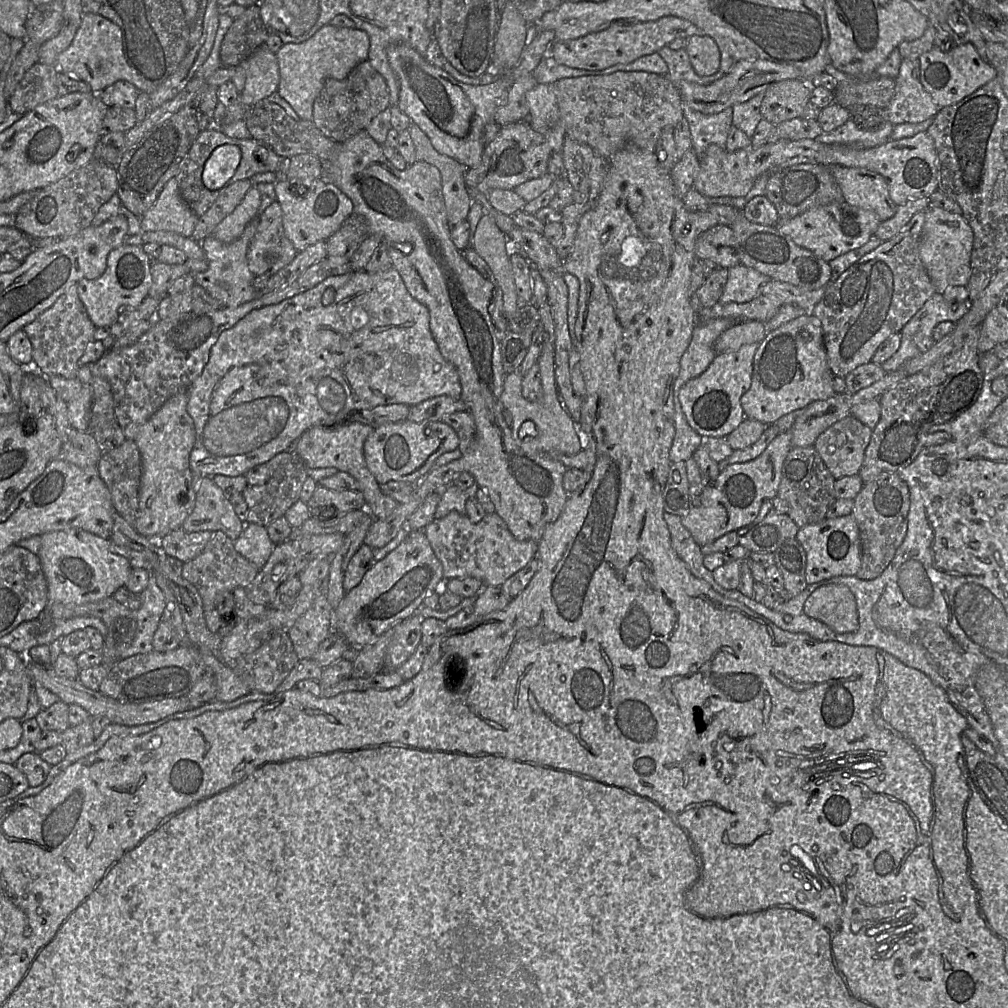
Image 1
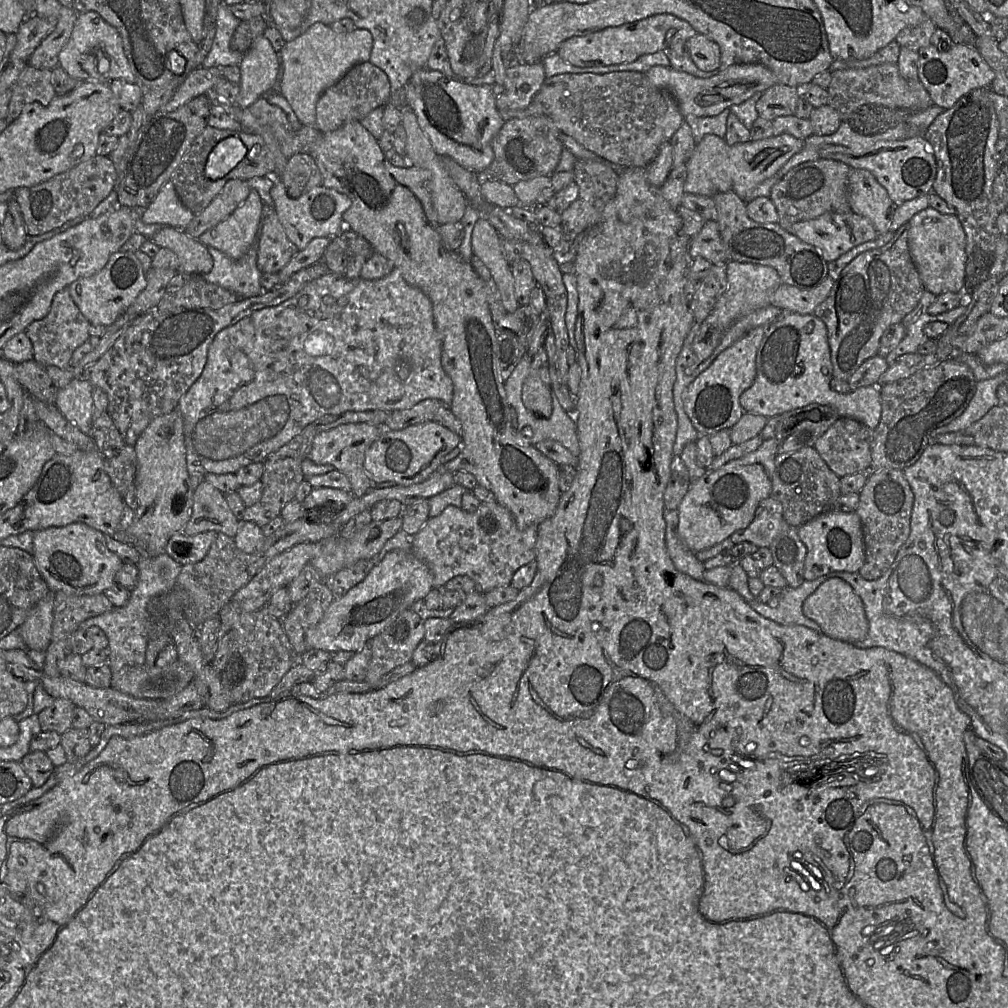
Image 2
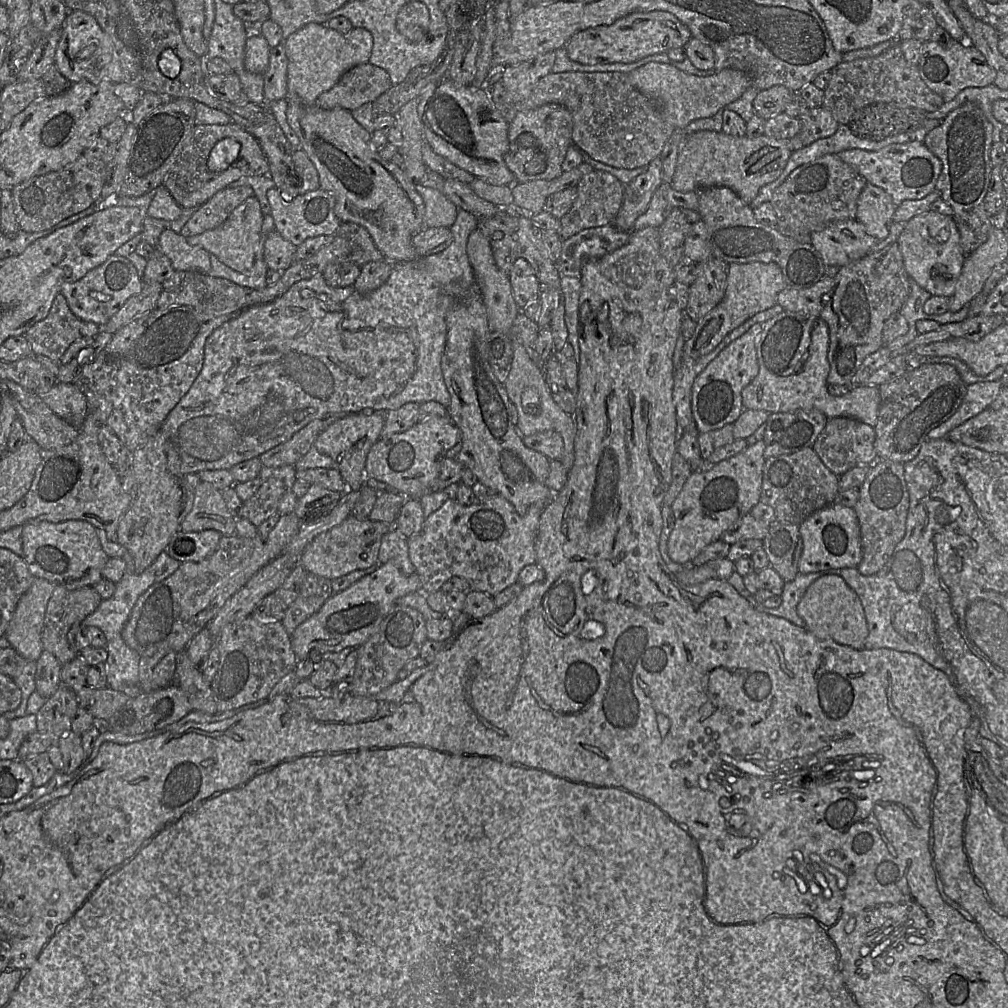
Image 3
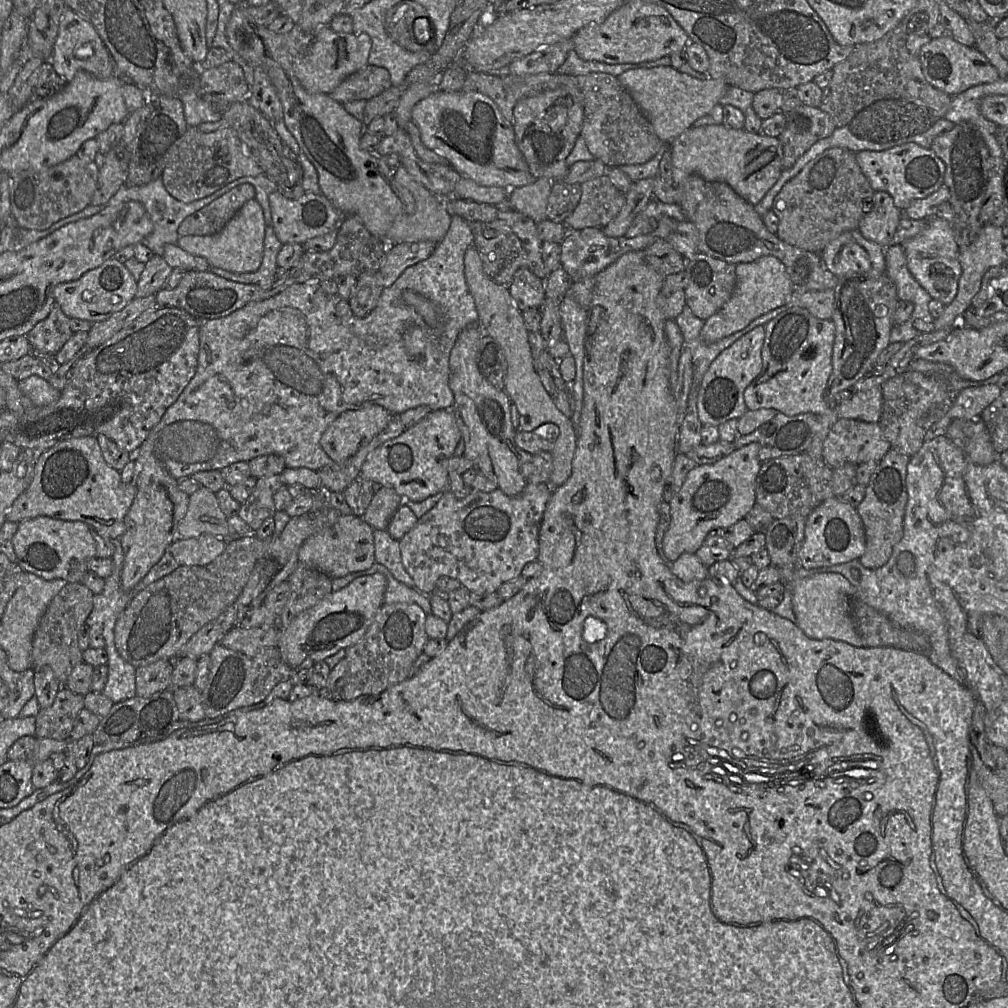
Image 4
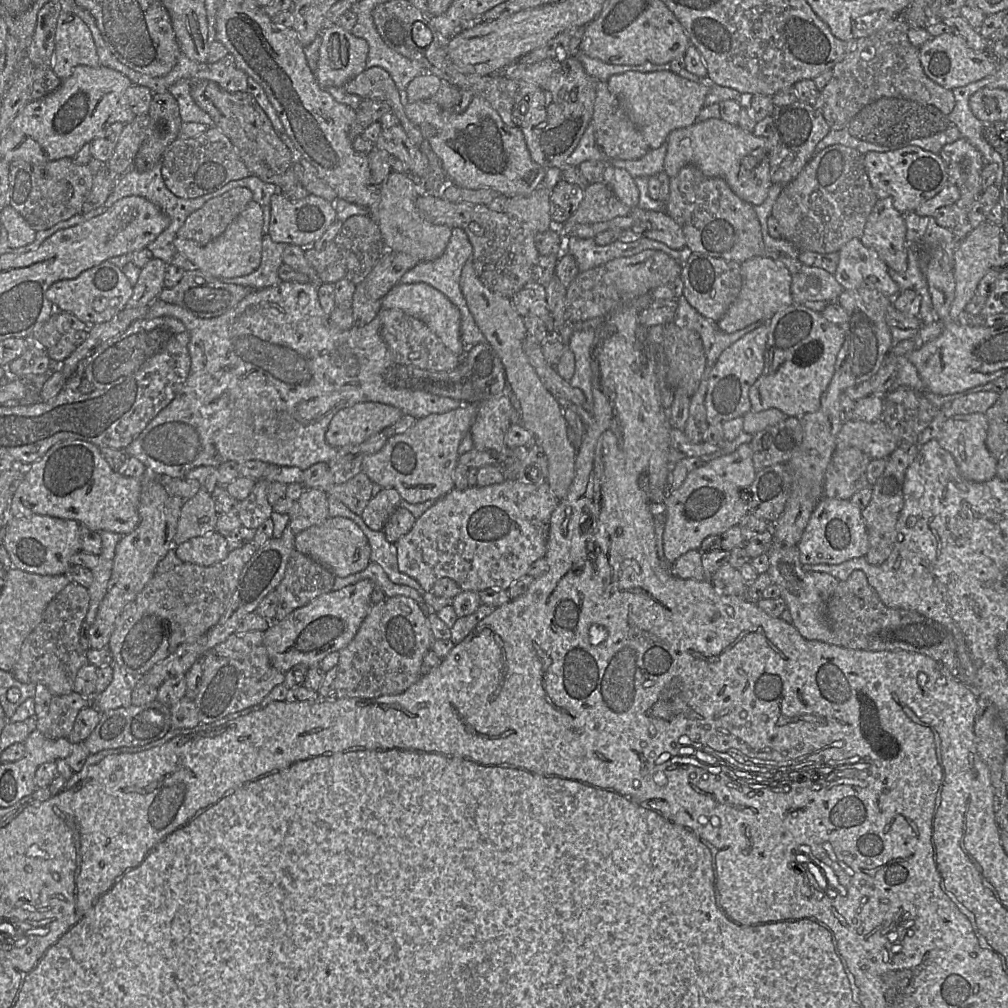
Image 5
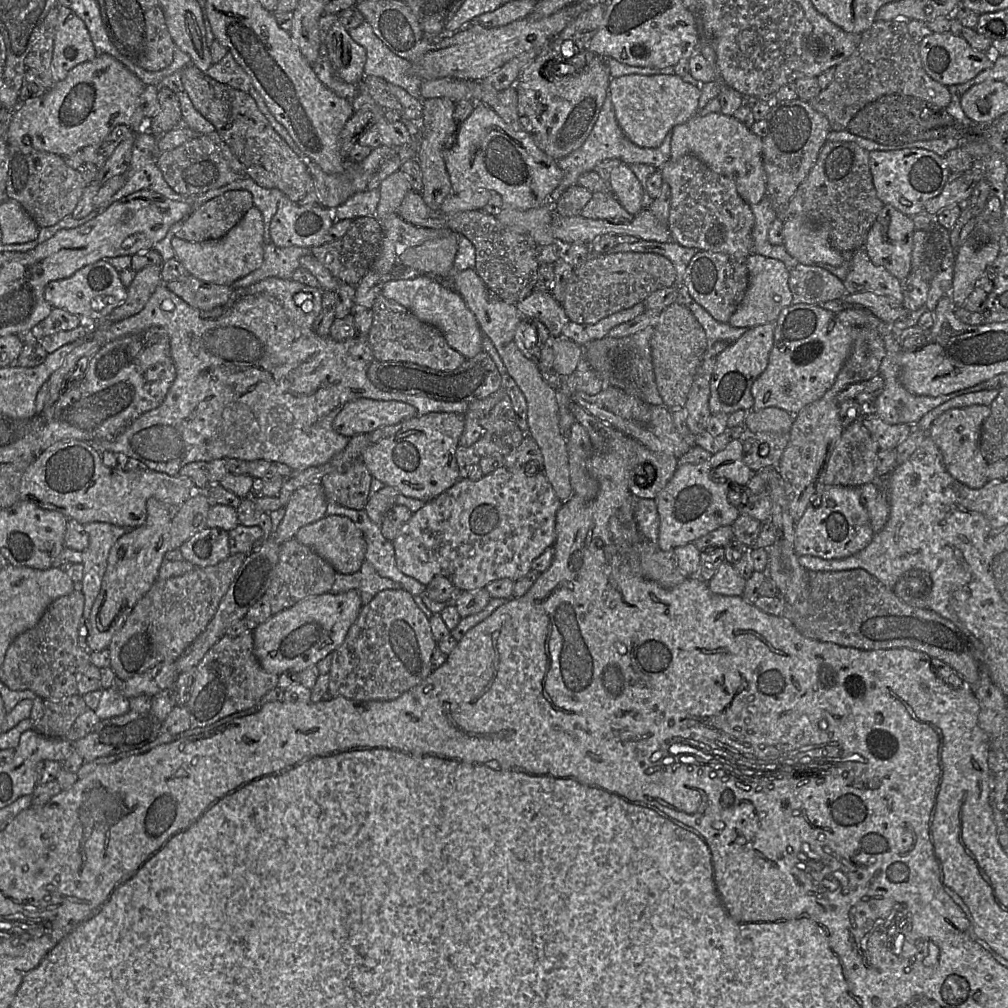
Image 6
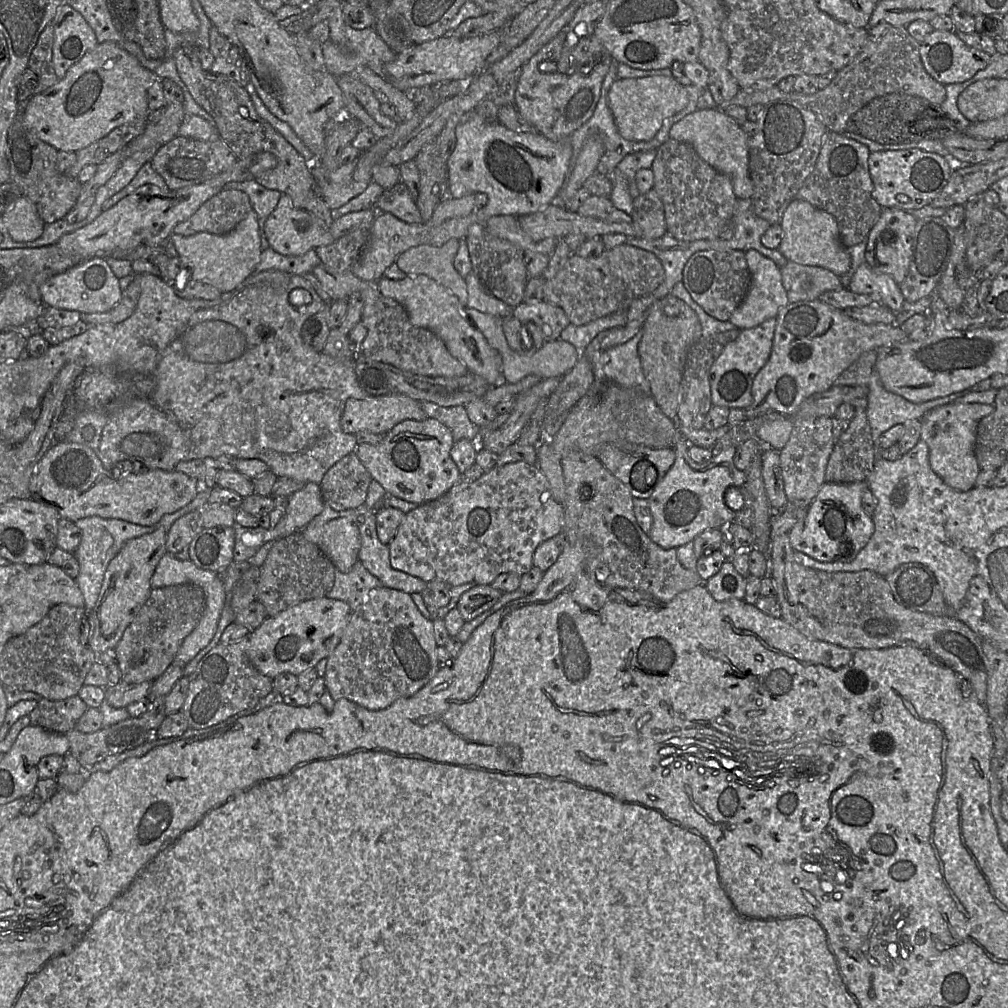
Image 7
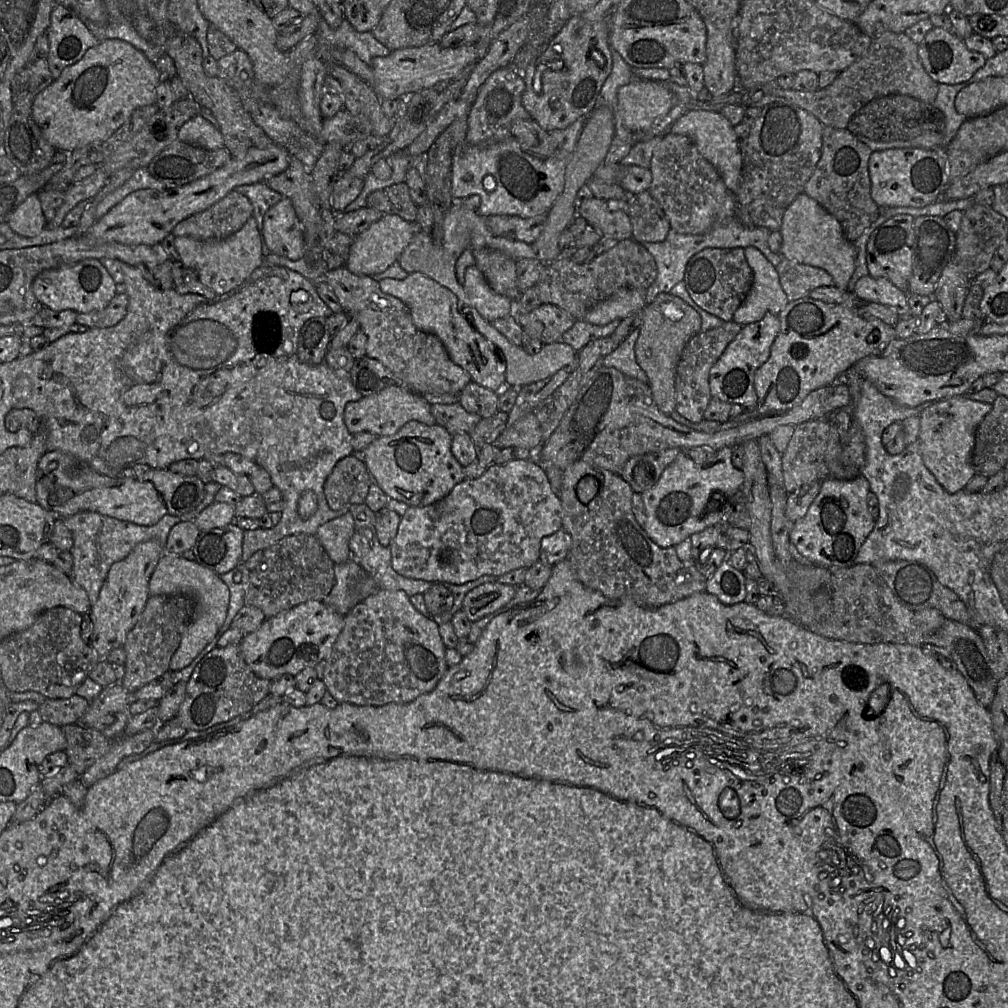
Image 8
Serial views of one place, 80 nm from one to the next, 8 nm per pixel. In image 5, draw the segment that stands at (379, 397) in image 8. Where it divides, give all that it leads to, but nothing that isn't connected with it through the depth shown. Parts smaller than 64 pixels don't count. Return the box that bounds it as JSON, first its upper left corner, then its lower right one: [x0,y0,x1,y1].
[325,403,403,449]

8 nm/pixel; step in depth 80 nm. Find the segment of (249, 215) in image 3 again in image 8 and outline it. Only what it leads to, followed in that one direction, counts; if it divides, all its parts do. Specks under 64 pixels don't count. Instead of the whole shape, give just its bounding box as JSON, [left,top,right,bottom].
[174,216,264,295]

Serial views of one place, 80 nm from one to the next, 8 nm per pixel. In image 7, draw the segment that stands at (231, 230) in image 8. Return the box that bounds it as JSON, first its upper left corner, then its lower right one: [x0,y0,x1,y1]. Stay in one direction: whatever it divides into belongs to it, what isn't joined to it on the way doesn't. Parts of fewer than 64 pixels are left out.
[173,190,252,236]

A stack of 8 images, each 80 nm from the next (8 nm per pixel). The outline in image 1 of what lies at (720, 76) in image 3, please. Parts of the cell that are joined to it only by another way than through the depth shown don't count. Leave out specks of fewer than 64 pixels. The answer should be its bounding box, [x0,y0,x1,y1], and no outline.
[673,59,801,114]

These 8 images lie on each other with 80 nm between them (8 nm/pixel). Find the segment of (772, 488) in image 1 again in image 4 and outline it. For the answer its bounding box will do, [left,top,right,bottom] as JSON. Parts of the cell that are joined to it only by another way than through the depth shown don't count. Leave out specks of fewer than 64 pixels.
[662,442,762,562]

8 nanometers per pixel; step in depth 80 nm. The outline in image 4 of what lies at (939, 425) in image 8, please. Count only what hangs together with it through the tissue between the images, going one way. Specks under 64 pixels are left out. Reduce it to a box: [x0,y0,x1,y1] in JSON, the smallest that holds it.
[945,415,999,466]

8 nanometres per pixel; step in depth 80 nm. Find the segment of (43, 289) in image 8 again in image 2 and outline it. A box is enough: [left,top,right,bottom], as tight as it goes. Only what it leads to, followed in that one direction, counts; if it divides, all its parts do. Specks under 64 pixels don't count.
[68,251,147,325]

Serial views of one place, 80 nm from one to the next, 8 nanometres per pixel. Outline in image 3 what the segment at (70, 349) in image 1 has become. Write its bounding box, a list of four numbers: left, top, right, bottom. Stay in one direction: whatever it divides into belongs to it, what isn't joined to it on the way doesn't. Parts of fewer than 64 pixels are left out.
[25,292,82,363]

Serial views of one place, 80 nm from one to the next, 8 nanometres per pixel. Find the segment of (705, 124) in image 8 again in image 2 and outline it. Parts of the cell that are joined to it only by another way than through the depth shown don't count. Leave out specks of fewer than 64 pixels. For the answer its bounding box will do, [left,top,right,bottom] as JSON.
[684,134,804,200]

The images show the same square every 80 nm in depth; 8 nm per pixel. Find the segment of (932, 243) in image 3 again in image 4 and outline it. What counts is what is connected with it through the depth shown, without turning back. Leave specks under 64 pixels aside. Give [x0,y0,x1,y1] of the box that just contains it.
[901,216,962,306]

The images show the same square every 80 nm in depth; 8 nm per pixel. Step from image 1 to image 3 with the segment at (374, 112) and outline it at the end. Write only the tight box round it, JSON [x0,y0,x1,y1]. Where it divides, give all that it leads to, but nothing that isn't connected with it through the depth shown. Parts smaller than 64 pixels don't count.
[315,62,392,111]

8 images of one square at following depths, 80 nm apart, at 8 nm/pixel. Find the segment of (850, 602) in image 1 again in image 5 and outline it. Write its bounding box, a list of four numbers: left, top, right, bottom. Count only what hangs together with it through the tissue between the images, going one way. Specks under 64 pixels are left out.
[767,536,840,645]

